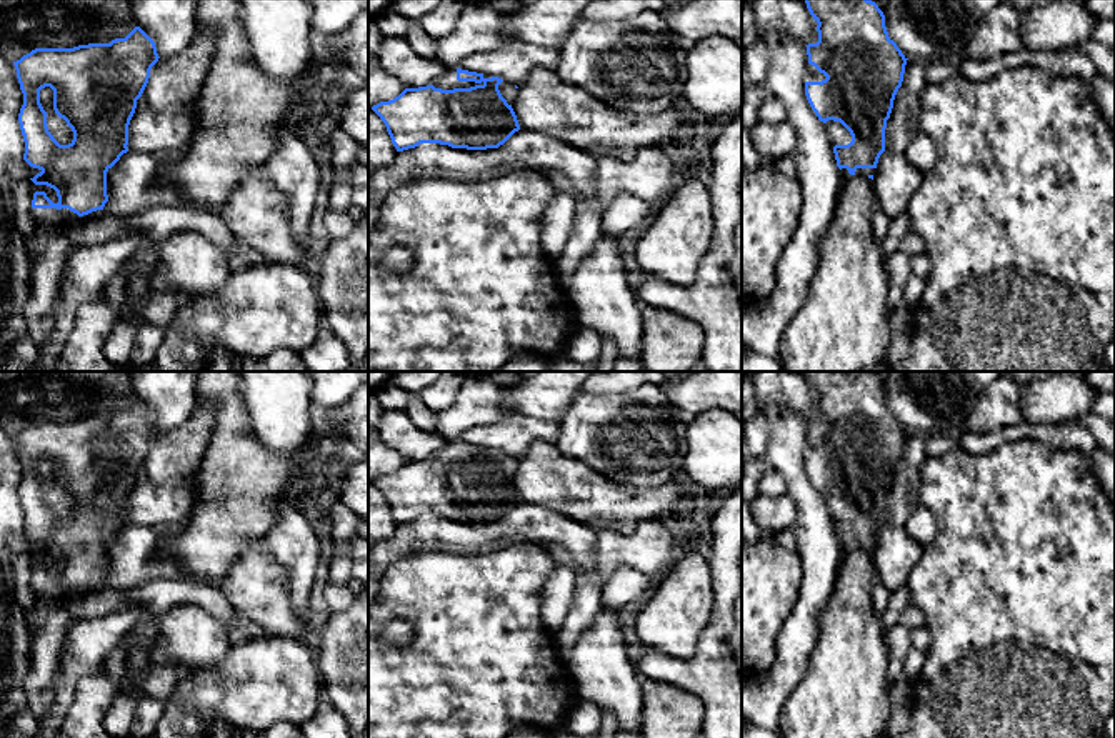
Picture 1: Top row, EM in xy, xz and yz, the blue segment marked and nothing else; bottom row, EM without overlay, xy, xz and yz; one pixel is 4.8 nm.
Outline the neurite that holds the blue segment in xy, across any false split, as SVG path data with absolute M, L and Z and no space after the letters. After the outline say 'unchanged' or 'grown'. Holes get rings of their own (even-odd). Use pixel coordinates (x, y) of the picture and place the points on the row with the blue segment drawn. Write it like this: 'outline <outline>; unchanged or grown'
outline M135 27L125 38L110 43L88 43L73 48L35 48L13 62L23 105L18 123L25 142L23 160L40 172L30 178L57 192L53 203L45 192L32 200L33 230L25 238L30 253L30 298L25 305L25 323L32 340L40 347L53 327L53 312L60 298L68 257L78 248L70 240L73 225L82 217L103 210L108 202L107 172L128 152L128 125L142 97L152 67L158 62L155 42ZM40 90L53 90L53 110L73 132L68 145L60 145L47 127L47 112L40 103Z; grown

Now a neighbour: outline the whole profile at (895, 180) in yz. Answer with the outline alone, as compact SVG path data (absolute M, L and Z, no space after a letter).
M885 150L873 173L877 207L890 218L907 213L908 202L922 185L923 173L905 157Z

